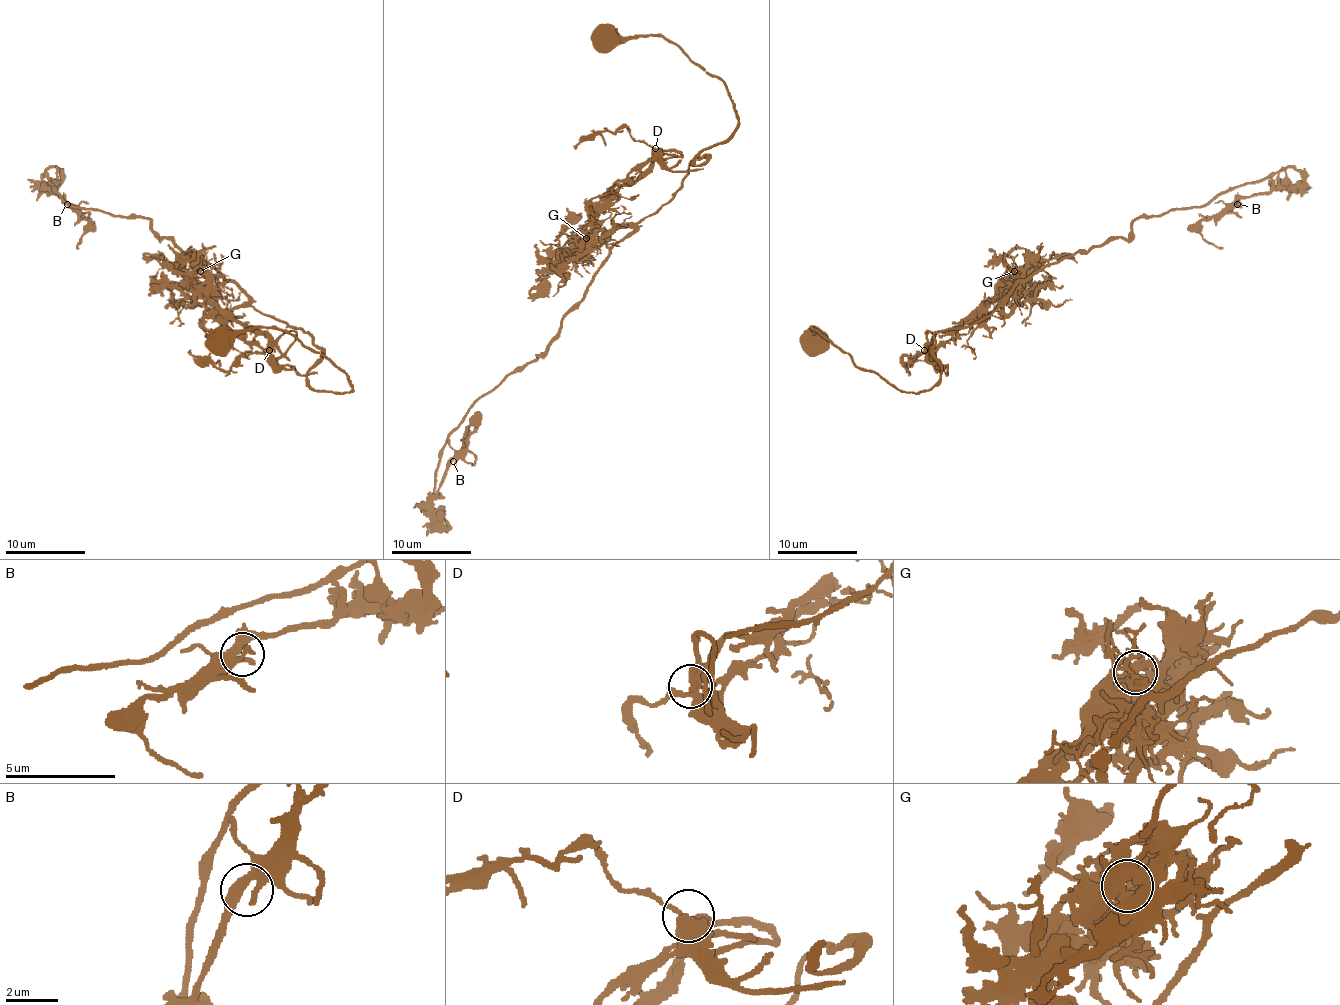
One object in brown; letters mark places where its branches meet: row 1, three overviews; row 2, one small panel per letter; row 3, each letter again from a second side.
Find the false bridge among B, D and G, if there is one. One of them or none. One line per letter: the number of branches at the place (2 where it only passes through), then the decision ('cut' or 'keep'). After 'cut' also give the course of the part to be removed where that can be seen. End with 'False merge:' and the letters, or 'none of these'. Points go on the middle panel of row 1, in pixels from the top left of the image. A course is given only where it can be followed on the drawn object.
B: 4 | keep
D: 4 | keep
G: 5 | cut | (585, 238), (609, 190), (643, 164), (651, 148), (619, 126), (613, 132), (587, 134), (573, 146)
False merge: G

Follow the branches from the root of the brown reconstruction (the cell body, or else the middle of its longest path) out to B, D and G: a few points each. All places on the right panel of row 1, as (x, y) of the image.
B: (814, 338), (924, 392), (942, 368), (934, 334), (972, 326), (1024, 278), (1127, 238), (1137, 218), (1237, 204)
D: (814, 338), (820, 332), (812, 328), (860, 368), (906, 392), (924, 392), (946, 374), (946, 364), (924, 350)
G: (814, 338), (820, 332), (812, 328), (860, 368), (900, 390), (924, 392), (946, 374), (936, 350), (1014, 272)

